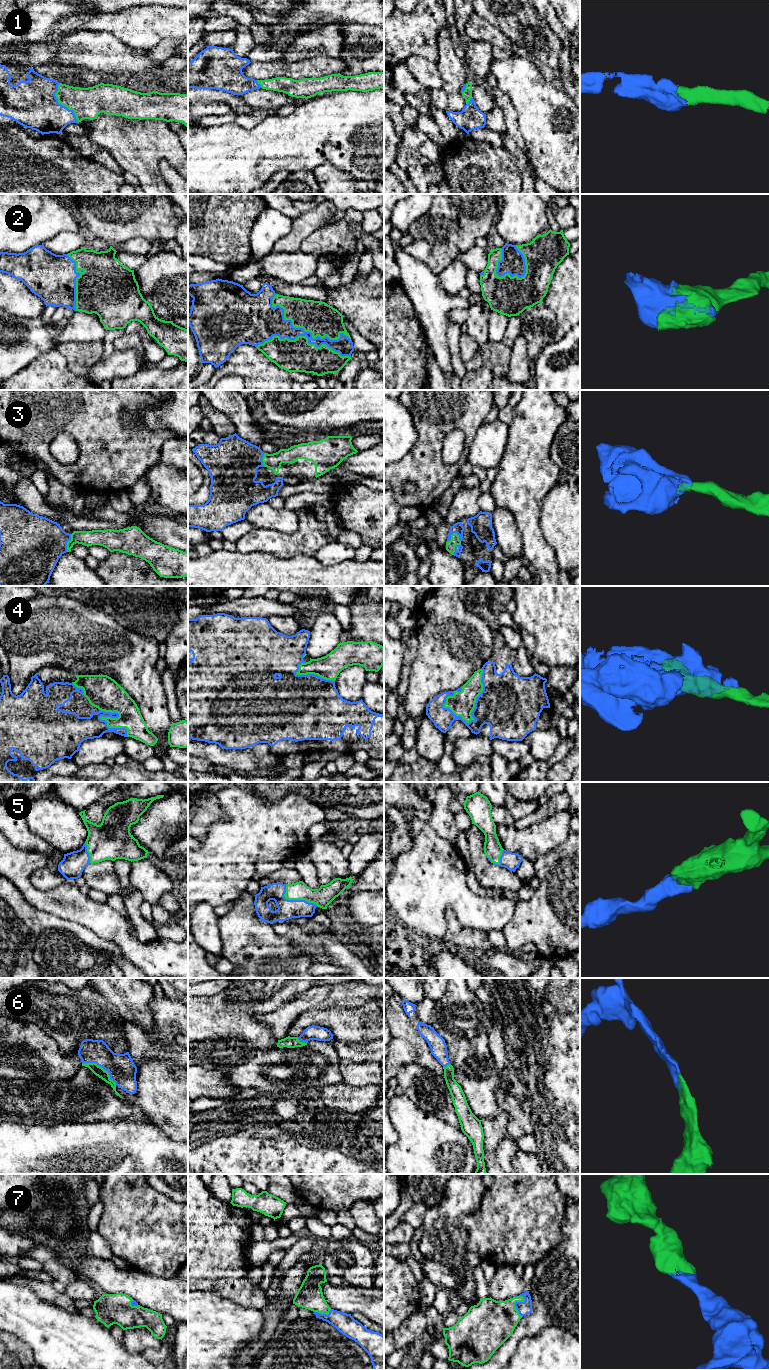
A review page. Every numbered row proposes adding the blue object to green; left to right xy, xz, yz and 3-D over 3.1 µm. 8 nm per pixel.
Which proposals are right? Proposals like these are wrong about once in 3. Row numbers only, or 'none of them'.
1, 2, 3, 4, 5, 6, 7

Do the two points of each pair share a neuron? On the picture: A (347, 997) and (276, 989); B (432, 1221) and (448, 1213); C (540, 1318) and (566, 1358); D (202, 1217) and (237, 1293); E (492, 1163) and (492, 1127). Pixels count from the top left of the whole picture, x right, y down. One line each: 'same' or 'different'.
A: different
B: same
C: different
D: same
E: same

